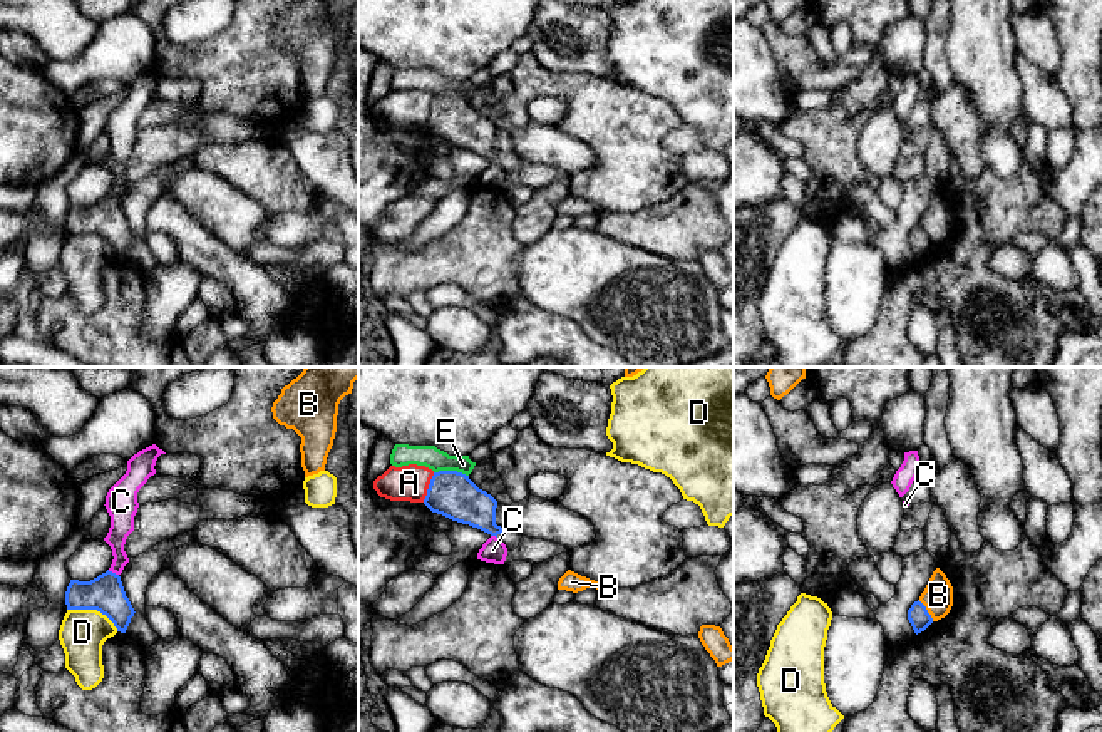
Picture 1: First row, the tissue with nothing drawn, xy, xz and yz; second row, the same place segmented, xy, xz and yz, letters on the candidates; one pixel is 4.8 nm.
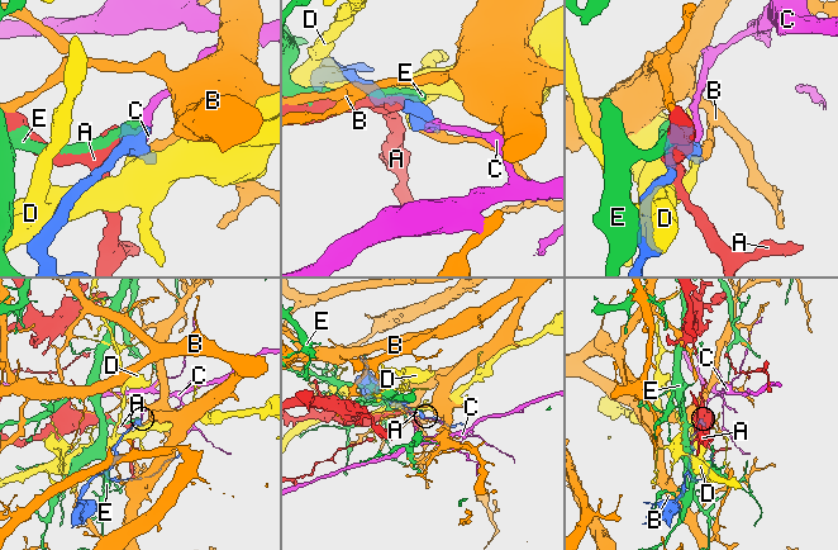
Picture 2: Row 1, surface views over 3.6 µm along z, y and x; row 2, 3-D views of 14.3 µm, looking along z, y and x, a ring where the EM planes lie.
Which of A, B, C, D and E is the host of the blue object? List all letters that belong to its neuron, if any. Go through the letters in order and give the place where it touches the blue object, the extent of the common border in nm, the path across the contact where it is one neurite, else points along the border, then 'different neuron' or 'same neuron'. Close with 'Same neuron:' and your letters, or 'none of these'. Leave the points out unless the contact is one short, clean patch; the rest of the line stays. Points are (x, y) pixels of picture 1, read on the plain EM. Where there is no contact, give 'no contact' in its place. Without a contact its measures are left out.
A: meets blue in xz at (429, 113); contact 160 nm long; different neuron
B: meets blue in yz at (926, 235); contact 130 nm long; different neuron
C: meets blue in xy at (111, 196); contact 60 nm long; border along xy (108, 195), (118, 200); different neuron
D: meets blue in xy at (94, 233); contact 260 nm long; different neuron
E: meets blue in xz at (451, 96); contact 170 nm long; different neuron
Same neuron: none of these

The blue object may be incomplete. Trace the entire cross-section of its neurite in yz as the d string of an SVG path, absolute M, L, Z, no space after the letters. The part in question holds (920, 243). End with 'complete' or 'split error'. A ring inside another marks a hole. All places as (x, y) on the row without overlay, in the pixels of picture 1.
M919 224L914 226L908 235L908 245L916 260L924 256L933 248L931 240L928 238L926 231Z; complete

